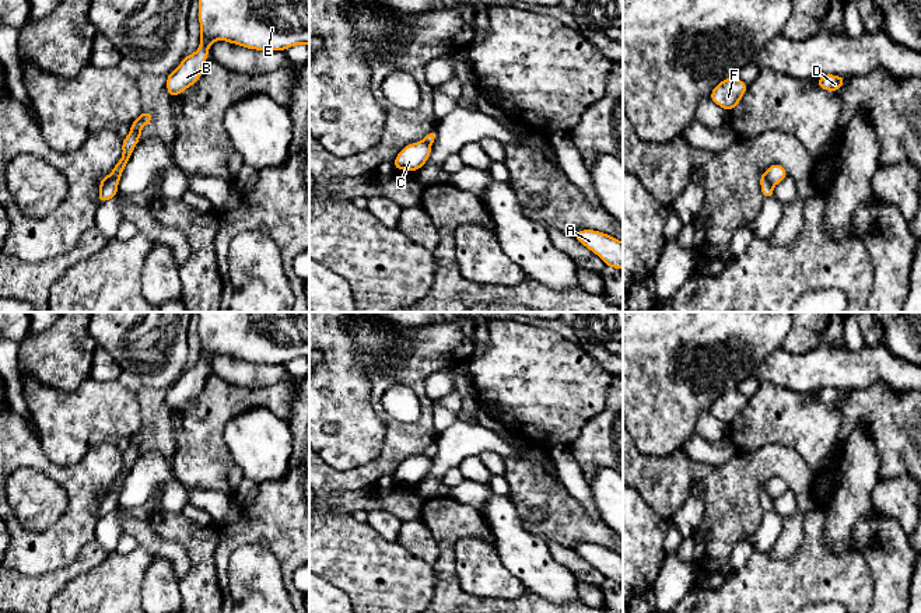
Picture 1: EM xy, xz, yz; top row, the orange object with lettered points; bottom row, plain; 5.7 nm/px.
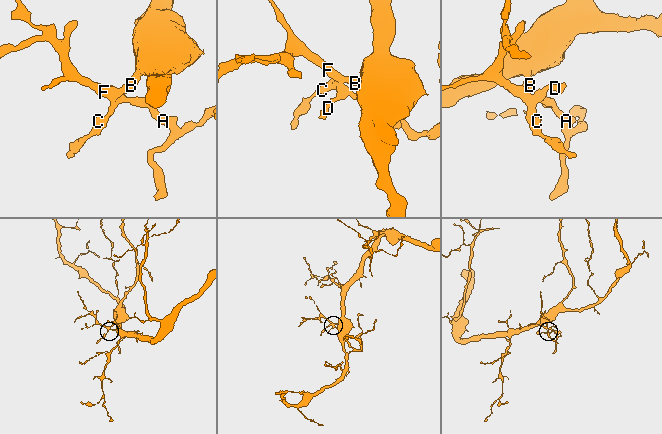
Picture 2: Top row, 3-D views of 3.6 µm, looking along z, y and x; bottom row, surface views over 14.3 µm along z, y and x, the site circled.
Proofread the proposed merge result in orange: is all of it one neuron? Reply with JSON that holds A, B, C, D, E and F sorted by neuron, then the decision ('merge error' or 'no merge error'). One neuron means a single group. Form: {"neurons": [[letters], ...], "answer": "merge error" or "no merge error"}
{"neurons": [["A", "C", "D"], ["B", "E", "F"]], "answer": "merge error"}

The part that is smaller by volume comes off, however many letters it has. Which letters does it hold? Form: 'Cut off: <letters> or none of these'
Cut off: A, C, D

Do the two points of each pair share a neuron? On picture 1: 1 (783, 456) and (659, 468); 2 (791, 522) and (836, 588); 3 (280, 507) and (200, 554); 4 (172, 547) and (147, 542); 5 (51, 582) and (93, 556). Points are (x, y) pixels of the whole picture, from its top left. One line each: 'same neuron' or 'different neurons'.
1: same neuron
2: different neurons
3: different neurons
4: same neuron
5: same neuron

